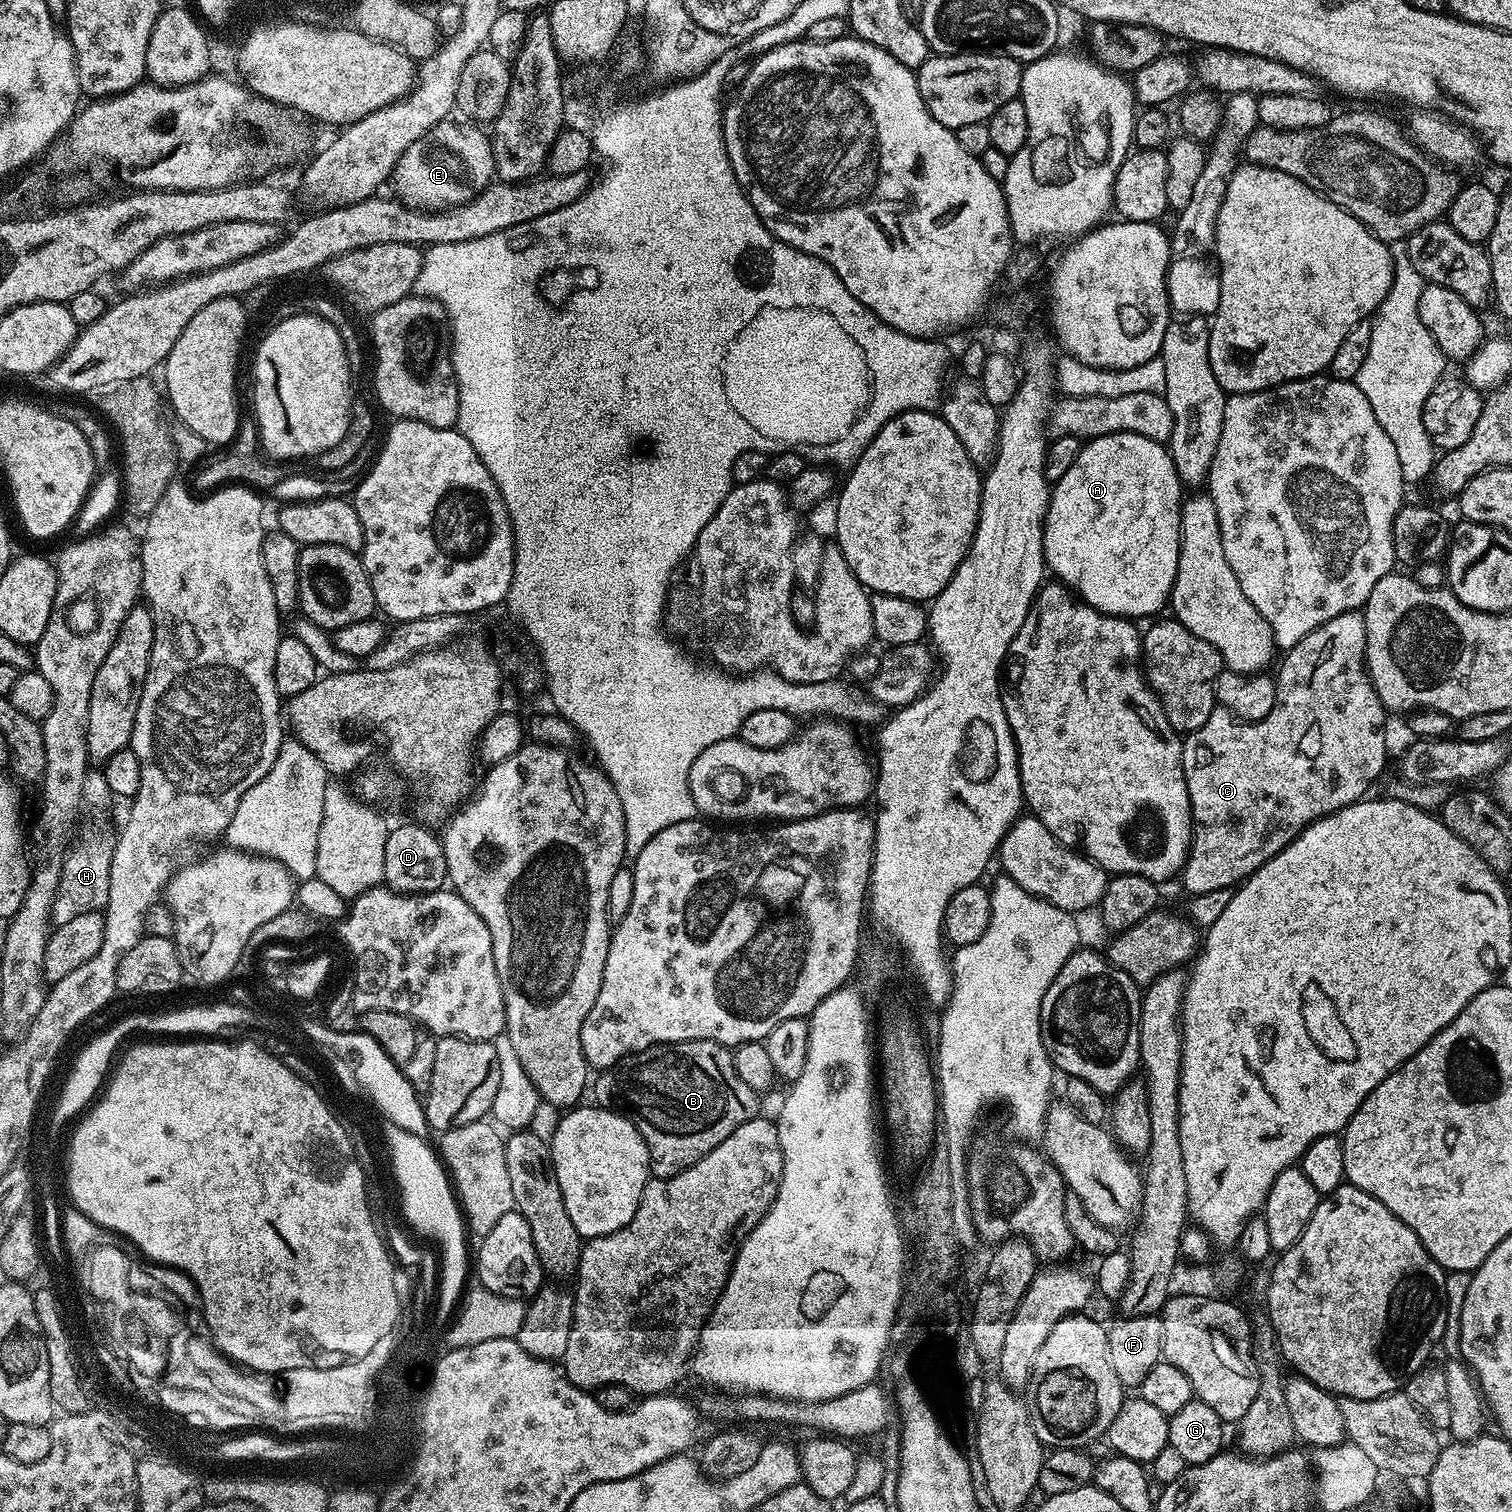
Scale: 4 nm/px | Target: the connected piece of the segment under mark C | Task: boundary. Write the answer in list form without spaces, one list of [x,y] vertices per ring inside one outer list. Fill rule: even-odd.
[[[1363,611],[1338,614],[1338,618],[1330,618],[1330,622],[1326,622],[1321,628],[1315,628],[1313,632],[1303,636],[1293,648],[1287,649],[1285,656],[1288,657],[1280,668],[1280,676],[1278,675],[1278,699],[1274,710],[1270,710],[1266,718],[1245,722],[1233,716],[1228,709],[1217,706],[1213,708],[1210,718],[1206,718],[1206,722],[1202,722],[1198,730],[1189,732],[1183,737],[1182,764],[1186,790],[1192,807],[1192,847],[1188,861],[1182,869],[1185,893],[1206,894],[1210,890],[1235,889],[1270,858],[1274,858],[1274,854],[1285,848],[1304,828],[1309,828],[1322,816],[1329,816],[1331,812],[1337,812],[1356,803],[1367,793],[1364,791],[1383,774],[1384,763],[1388,760],[1388,740],[1384,737],[1386,709],[1372,688],[1372,681],[1368,678],[1368,669],[1364,666],[1365,646],[1366,622]]]

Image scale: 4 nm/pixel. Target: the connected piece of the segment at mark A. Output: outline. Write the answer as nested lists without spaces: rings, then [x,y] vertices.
[[[1115,432],[1105,436],[1096,436],[1087,441],[1081,447],[1078,459],[1062,478],[1055,481],[1048,498],[1048,513],[1044,519],[1044,563],[1047,571],[1052,572],[1059,583],[1067,586],[1083,603],[1091,608],[1097,608],[1108,616],[1122,616],[1125,618],[1137,618],[1136,616],[1155,617],[1160,607],[1169,603],[1174,586],[1174,578],[1178,574],[1178,558],[1180,557],[1180,496],[1182,483],[1178,470],[1172,461],[1169,449],[1165,445],[1154,442],[1150,438],[1142,438],[1142,434],[1130,434],[1129,432]]]

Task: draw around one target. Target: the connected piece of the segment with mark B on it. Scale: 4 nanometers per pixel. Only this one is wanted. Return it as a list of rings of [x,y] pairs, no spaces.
[[[709,1040],[677,1044],[653,1044],[651,1048],[623,1056],[613,1068],[595,1077],[595,1103],[627,1116],[648,1147],[653,1177],[673,1176],[698,1162],[718,1142],[726,1142],[742,1122],[757,1115],[758,1093],[734,1070],[732,1052]]]

